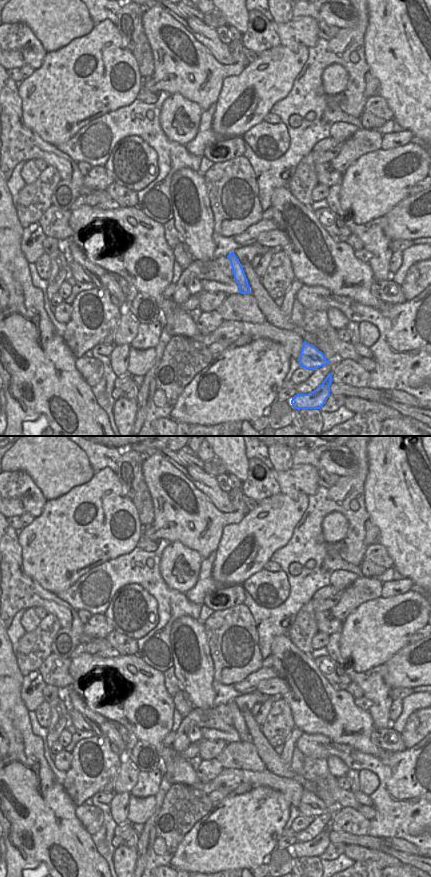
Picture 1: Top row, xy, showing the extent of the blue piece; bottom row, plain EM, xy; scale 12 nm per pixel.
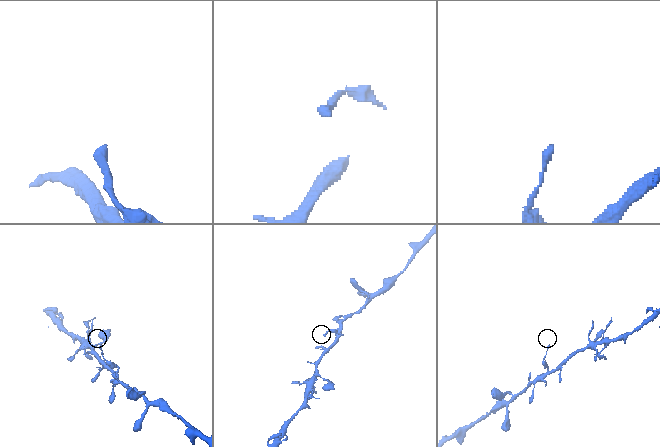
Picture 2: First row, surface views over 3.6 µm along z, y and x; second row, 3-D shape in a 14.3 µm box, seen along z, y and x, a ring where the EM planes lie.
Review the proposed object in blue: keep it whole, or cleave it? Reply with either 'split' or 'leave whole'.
leave whole

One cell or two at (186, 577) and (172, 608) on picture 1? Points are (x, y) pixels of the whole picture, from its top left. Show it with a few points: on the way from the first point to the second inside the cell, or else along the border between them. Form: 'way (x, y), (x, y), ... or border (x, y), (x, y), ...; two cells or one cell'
border (162, 576), (169, 587), (185, 594); two cells

